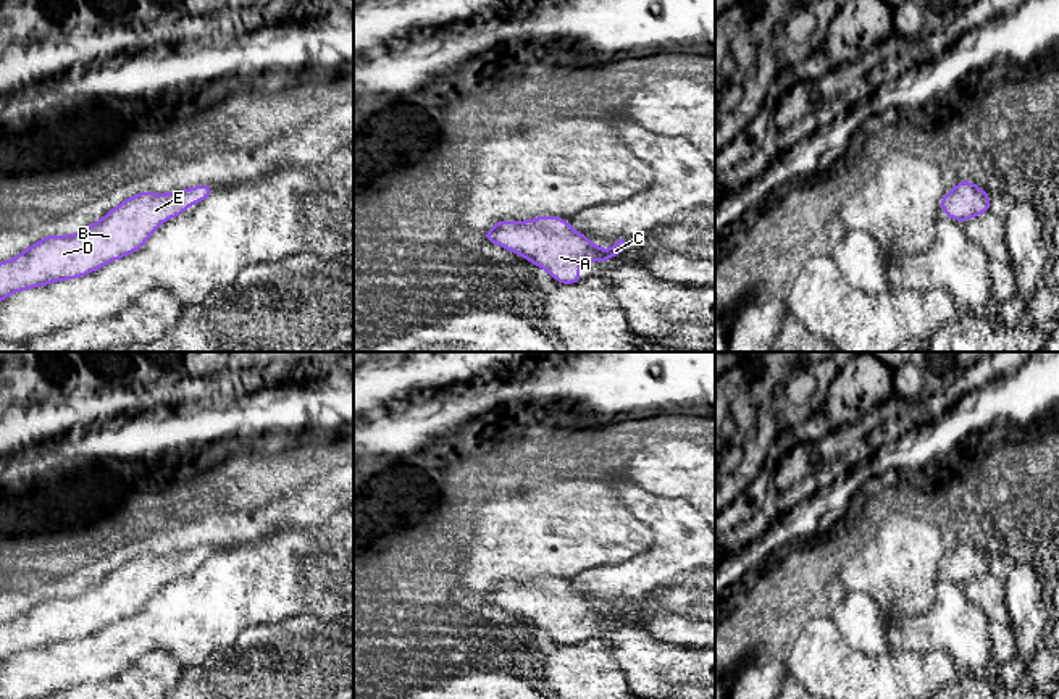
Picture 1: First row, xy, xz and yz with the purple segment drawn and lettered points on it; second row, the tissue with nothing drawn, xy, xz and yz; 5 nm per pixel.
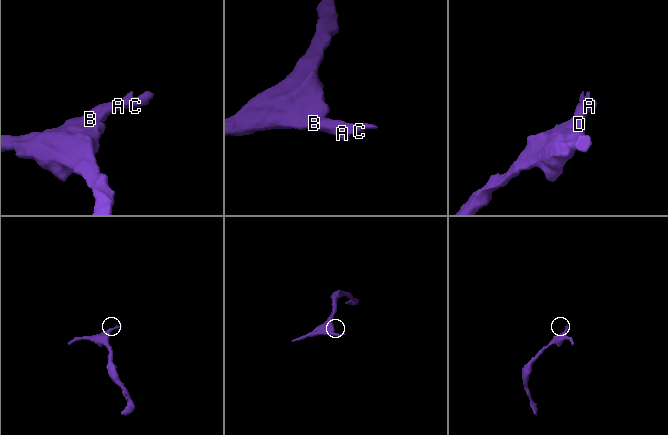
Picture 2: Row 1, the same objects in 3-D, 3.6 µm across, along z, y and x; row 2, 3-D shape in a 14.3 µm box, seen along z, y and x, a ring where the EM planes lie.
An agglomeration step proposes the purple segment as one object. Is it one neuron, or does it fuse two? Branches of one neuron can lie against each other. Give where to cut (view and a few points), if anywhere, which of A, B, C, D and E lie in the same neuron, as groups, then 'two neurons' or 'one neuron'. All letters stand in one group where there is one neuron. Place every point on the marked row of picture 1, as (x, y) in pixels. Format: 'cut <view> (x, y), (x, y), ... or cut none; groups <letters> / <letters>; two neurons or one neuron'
cut none; groups A B C D E; one neuron

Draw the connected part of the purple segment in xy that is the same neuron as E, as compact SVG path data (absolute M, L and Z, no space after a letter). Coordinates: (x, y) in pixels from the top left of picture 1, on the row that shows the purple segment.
M200 184L170 194L140 192L113 210L100 221L73 236L48 236L24 249L11 260L0 263L0 302L15 292L45 286L55 281L74 279L89 274L110 262L139 250L147 239L168 220L178 218L190 203L200 203L210 197L213 187Z

